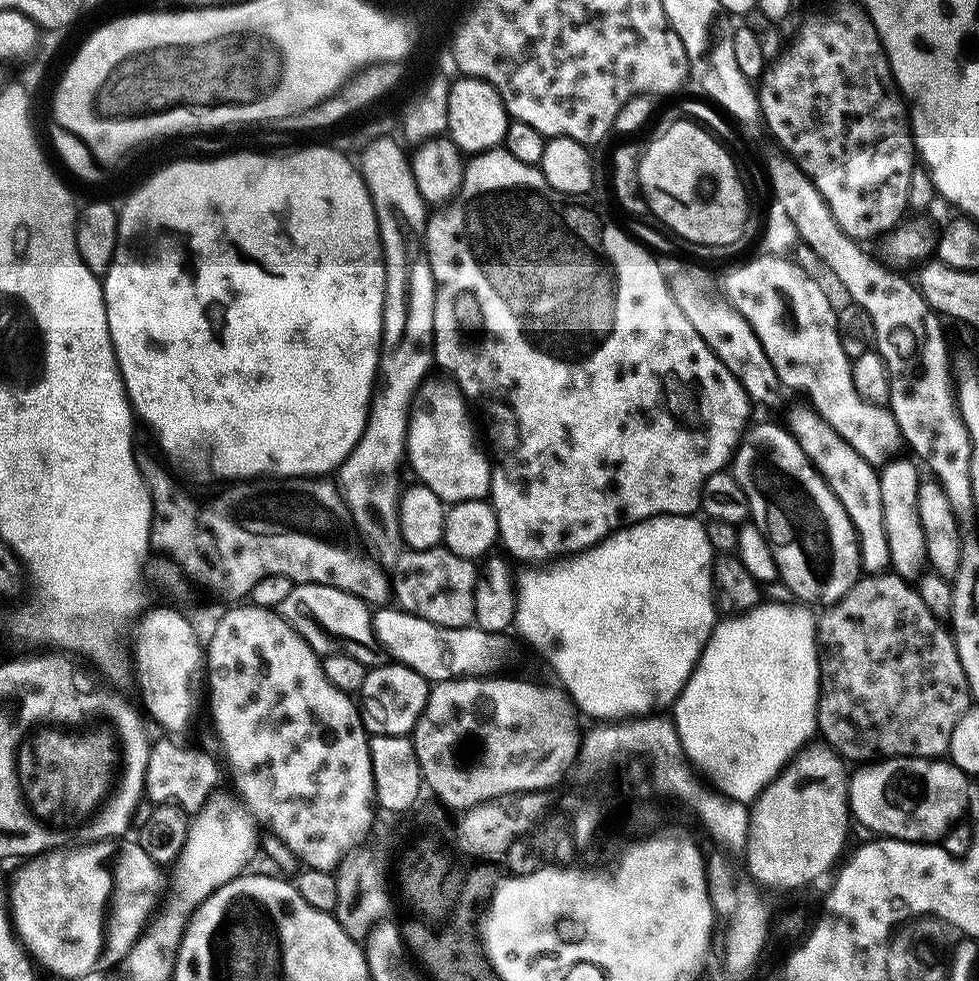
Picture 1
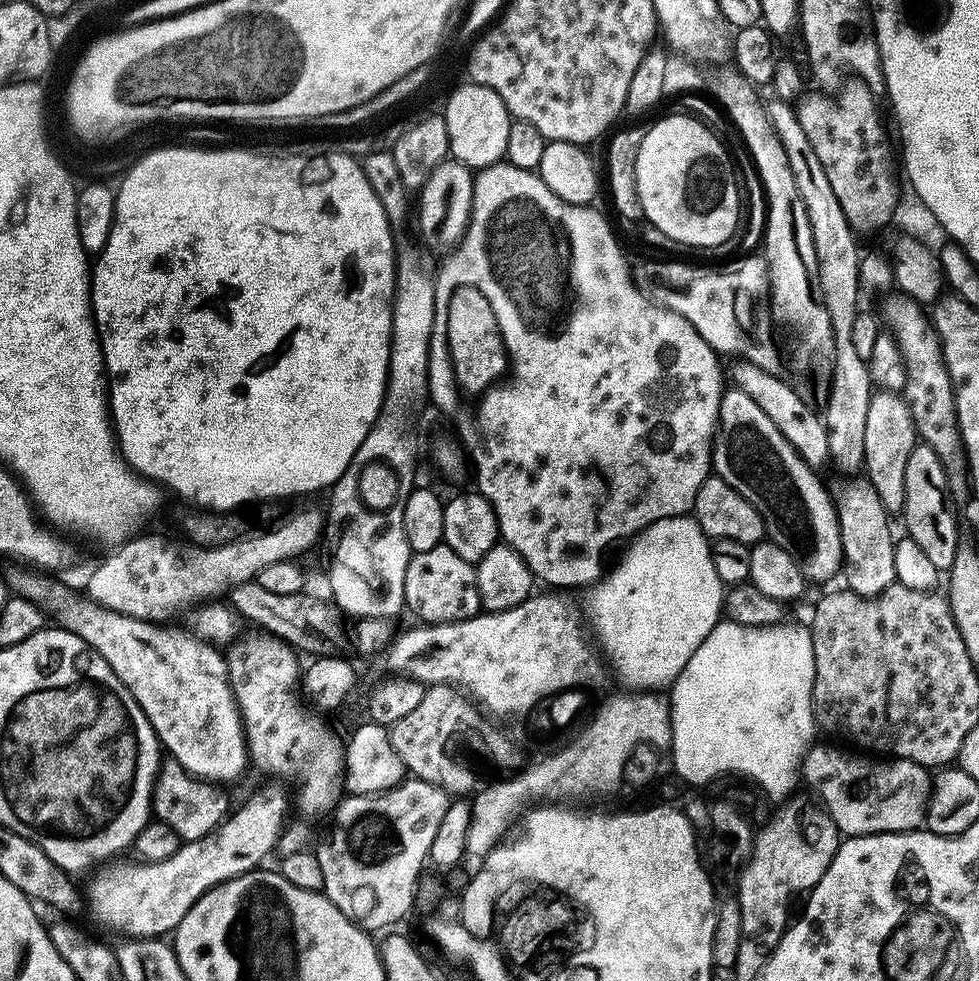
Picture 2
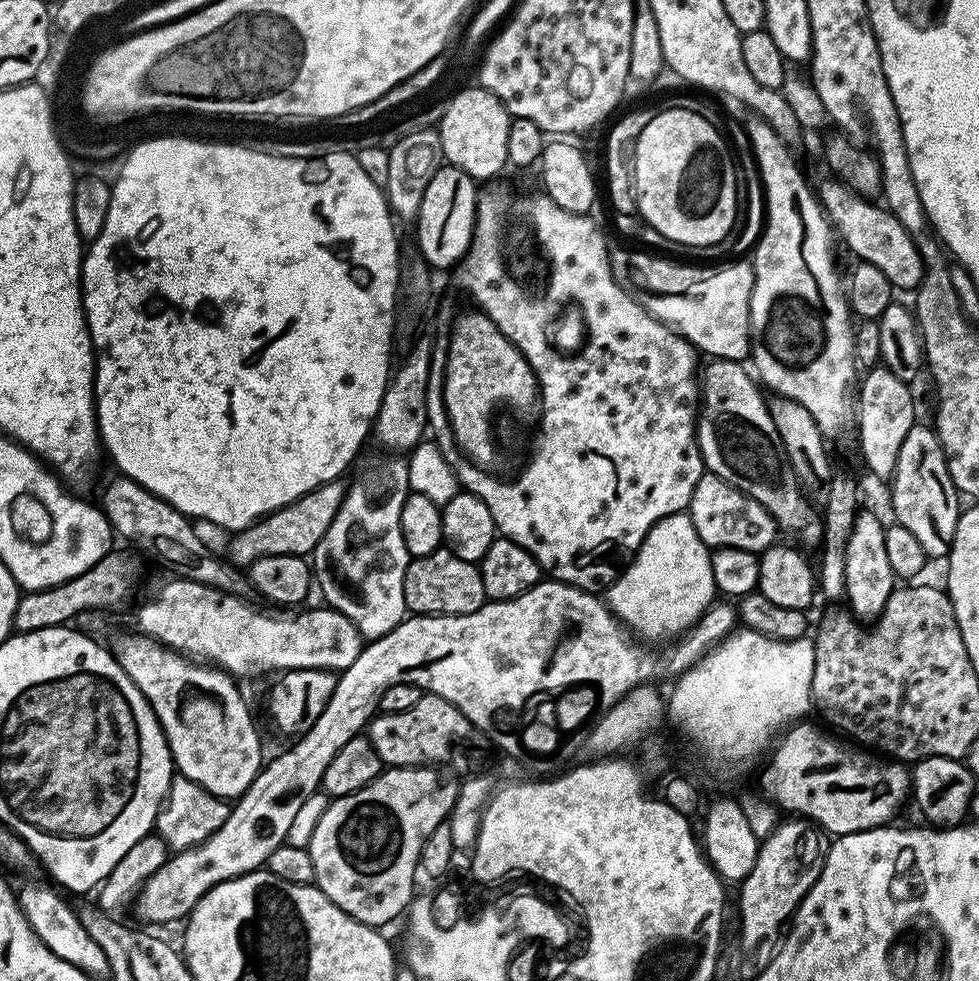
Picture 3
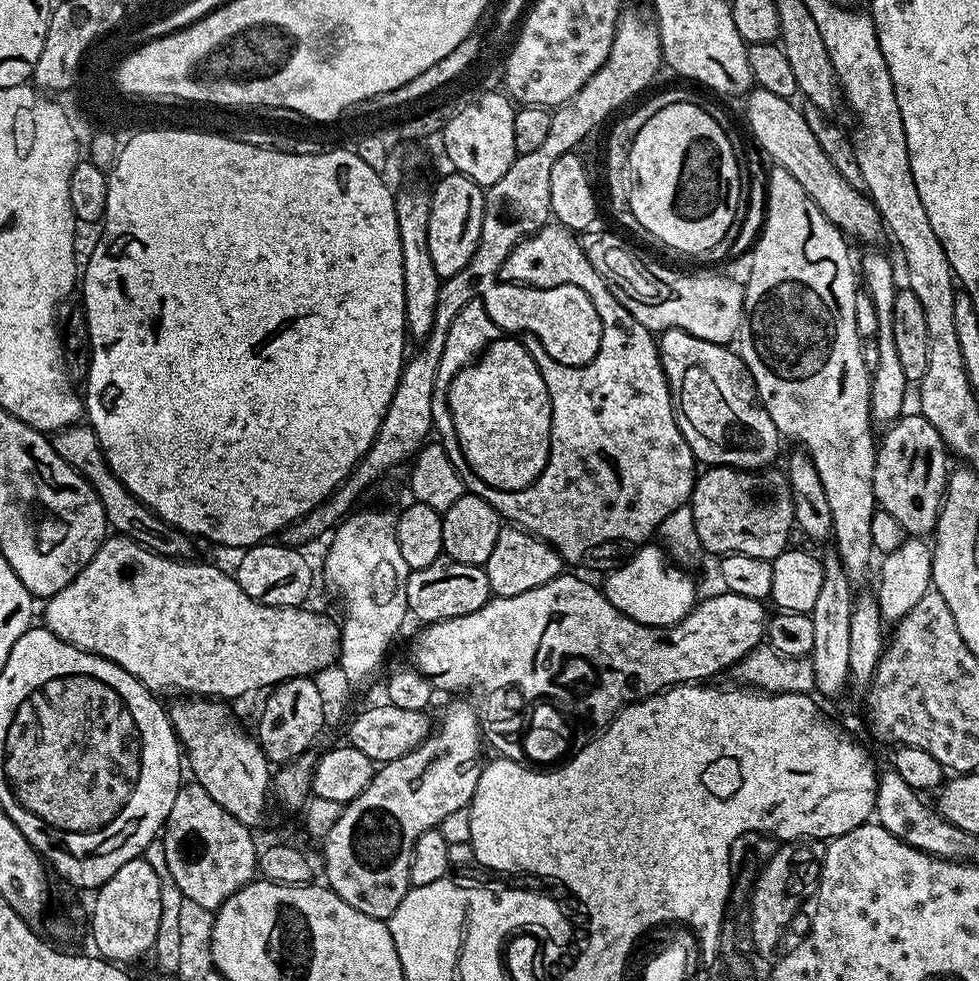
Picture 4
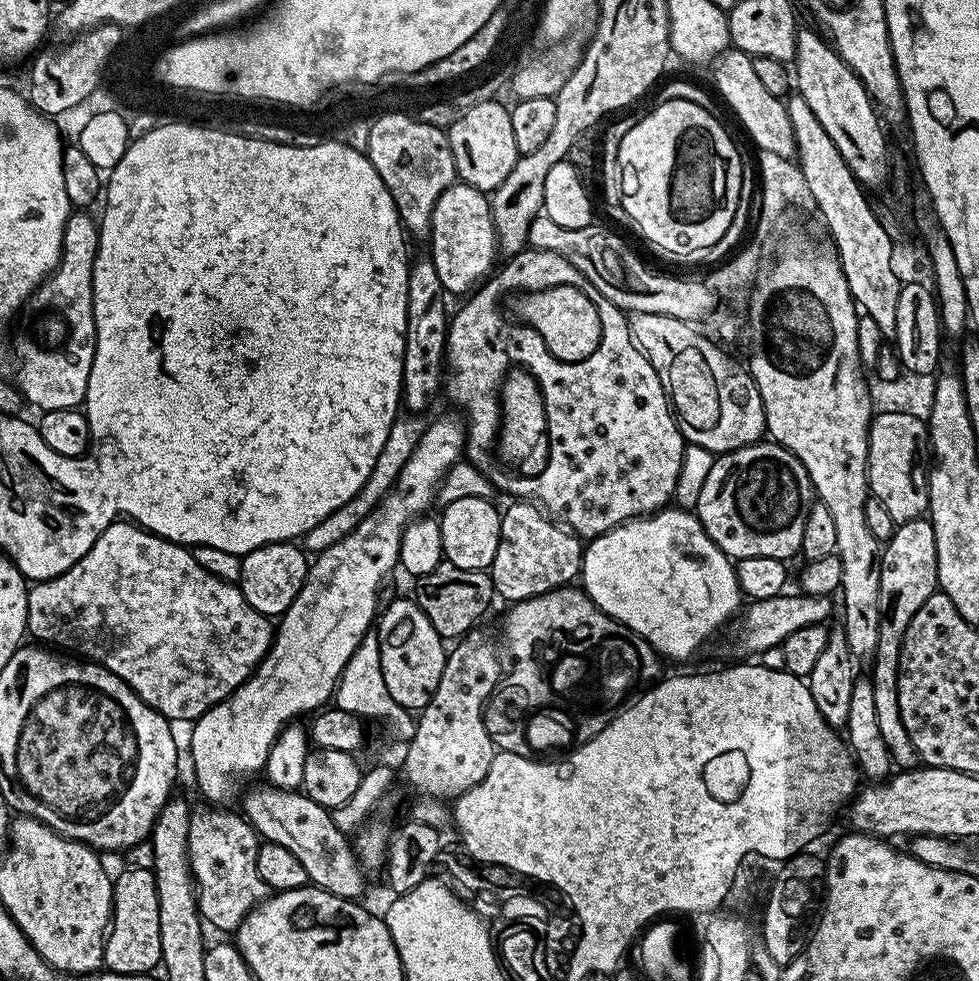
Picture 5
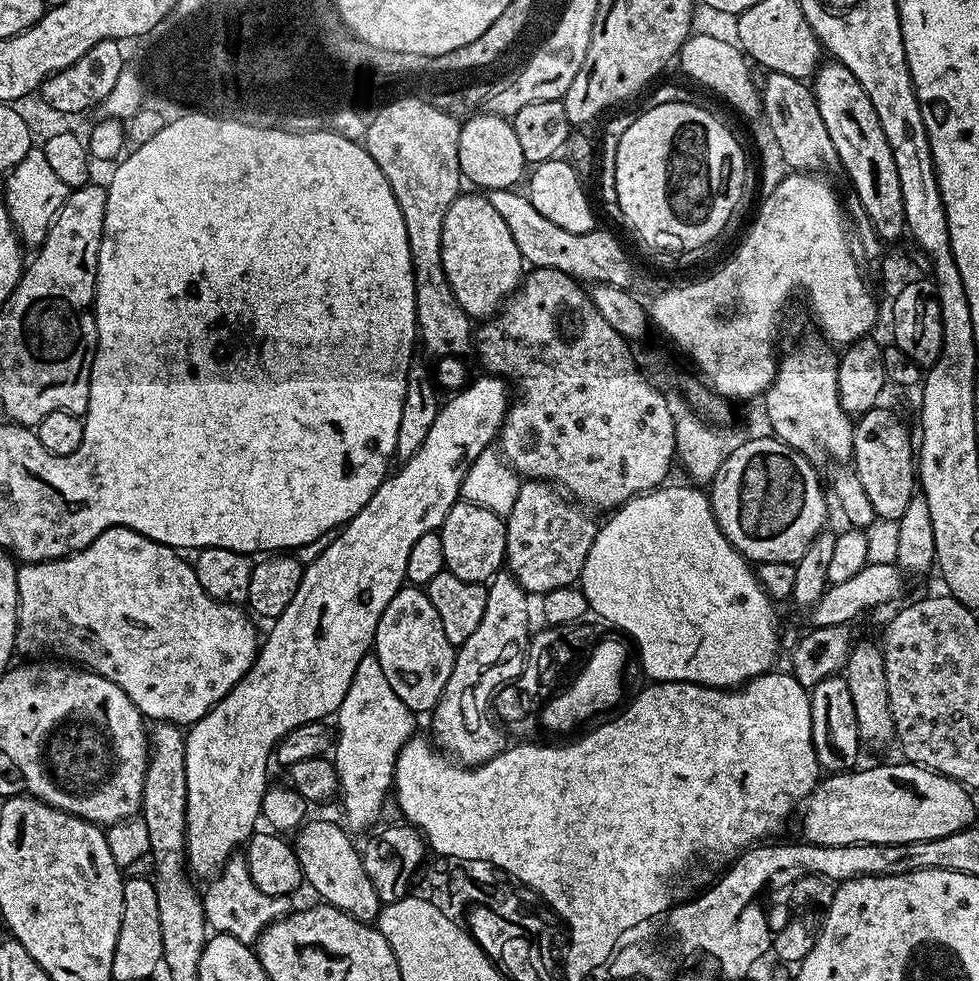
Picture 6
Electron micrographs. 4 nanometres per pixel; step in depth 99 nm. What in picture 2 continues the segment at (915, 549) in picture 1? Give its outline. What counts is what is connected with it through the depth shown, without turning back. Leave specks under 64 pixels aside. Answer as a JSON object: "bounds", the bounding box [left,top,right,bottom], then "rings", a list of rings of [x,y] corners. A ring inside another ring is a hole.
{"bounds":[864,390,916,514],"rings":[[[887,390],[873,391],[870,410],[866,410],[866,434],[864,435],[864,462],[866,479],[874,486],[882,506],[890,514],[904,510],[904,487],[906,486],[906,464],[916,447],[916,428],[908,414],[908,405],[903,397]]]}

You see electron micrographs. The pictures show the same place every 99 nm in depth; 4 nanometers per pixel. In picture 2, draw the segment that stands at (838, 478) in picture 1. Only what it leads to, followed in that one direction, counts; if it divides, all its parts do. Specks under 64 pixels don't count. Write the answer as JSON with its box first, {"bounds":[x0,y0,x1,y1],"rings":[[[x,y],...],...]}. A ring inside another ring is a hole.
{"bounds":[834,478,897,596],"rings":[[[866,478],[846,481],[837,492],[834,492],[834,503],[844,551],[842,576],[848,579],[849,589],[876,596],[891,584],[897,583],[894,562],[896,540],[894,535],[892,536],[891,526],[888,525],[890,513],[884,509],[882,498],[878,498],[874,486]]]}

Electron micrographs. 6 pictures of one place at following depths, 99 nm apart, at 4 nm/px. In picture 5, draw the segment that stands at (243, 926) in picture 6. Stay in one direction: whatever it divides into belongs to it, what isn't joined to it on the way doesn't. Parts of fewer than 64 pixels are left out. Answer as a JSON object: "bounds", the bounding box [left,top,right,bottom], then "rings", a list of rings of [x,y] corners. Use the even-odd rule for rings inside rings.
{"bounds":[188,806,270,933],"rings":[[[204,806],[208,808],[191,809],[190,830],[188,834],[188,865],[196,885],[196,904],[205,925],[217,928],[220,932],[235,933],[239,924],[246,918],[251,908],[261,904],[270,895],[266,882],[258,875],[258,850],[262,843],[252,825],[243,815],[227,812],[224,806]]]}

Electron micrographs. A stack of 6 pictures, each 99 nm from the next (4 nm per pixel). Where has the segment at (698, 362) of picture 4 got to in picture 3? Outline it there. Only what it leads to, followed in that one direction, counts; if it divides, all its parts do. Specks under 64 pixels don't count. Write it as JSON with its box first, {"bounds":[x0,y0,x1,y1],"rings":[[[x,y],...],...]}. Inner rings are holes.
{"bounds":[696,358,824,545],"rings":[[[712,358],[707,363],[708,365],[705,368],[703,365],[702,368],[702,407],[699,409],[696,425],[696,441],[704,459],[705,469],[711,475],[722,478],[730,486],[757,500],[775,518],[777,529],[784,531],[785,528],[790,535],[797,536],[801,540],[799,541],[801,545],[819,545],[824,539],[824,522],[821,513],[817,509],[816,512],[812,509],[815,508],[813,501],[808,499],[804,489],[796,481],[796,475],[782,446],[782,438],[778,438],[774,418],[768,413],[769,401],[760,397],[761,389],[753,373],[743,363],[735,360]]]}

